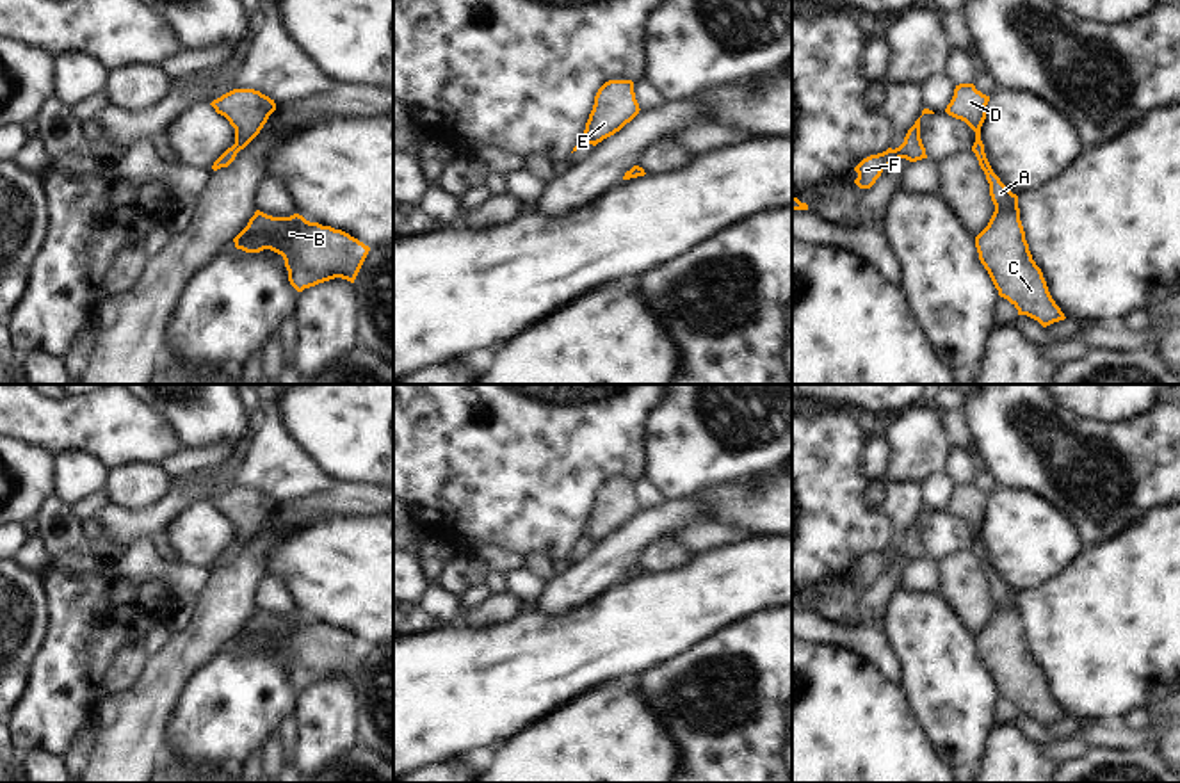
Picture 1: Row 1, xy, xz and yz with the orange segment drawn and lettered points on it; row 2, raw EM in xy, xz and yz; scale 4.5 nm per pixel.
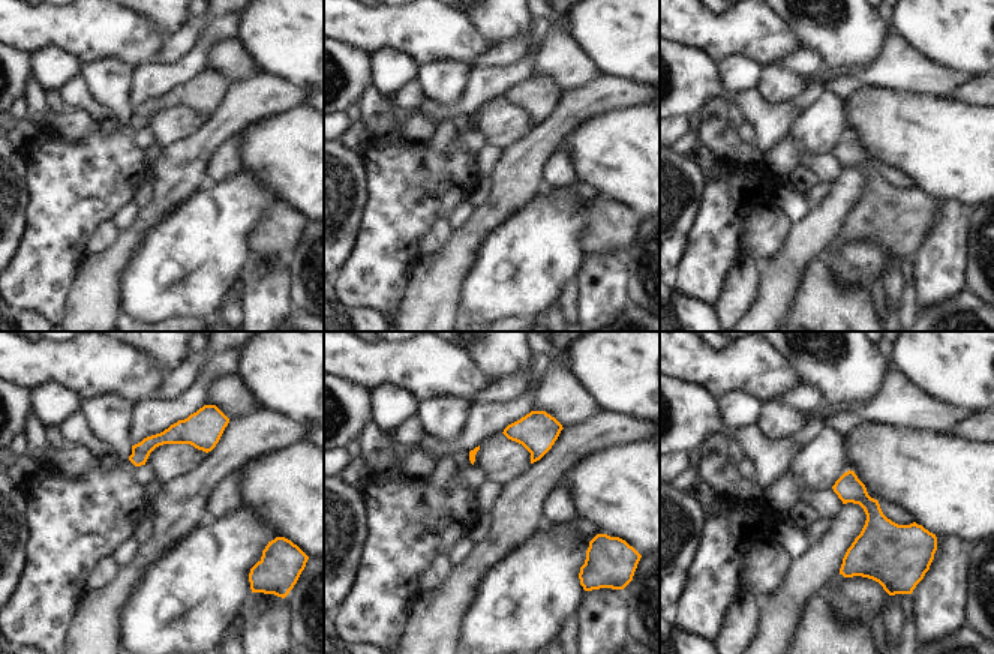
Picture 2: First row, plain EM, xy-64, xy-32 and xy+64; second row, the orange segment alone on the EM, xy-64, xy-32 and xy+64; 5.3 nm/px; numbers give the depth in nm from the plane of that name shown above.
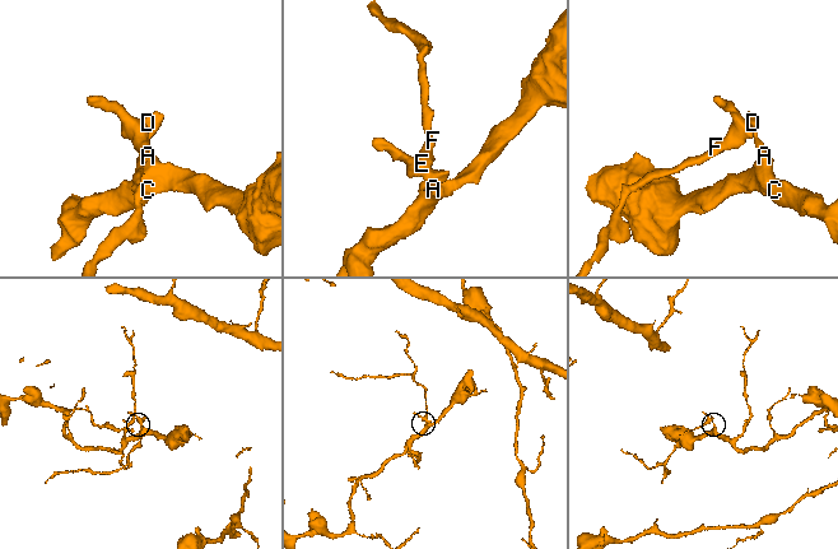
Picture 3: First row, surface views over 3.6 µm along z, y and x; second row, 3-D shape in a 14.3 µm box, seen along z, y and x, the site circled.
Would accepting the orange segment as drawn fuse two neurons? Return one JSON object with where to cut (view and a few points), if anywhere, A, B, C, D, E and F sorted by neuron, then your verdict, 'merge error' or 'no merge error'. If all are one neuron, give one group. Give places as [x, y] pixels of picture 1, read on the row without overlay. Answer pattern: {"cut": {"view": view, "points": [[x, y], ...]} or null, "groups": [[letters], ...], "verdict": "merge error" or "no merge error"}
{"cut": null, "groups": [["A", "B", "C", "D", "E", "F"]], "verdict": "no merge error"}

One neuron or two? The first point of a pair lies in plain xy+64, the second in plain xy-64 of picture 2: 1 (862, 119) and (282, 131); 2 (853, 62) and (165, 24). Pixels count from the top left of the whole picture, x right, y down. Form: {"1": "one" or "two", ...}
{"1": "one", "2": "one"}

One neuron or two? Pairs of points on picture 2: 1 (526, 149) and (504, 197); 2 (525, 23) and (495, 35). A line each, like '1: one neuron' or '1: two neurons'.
1: one neuron
2: one neuron

